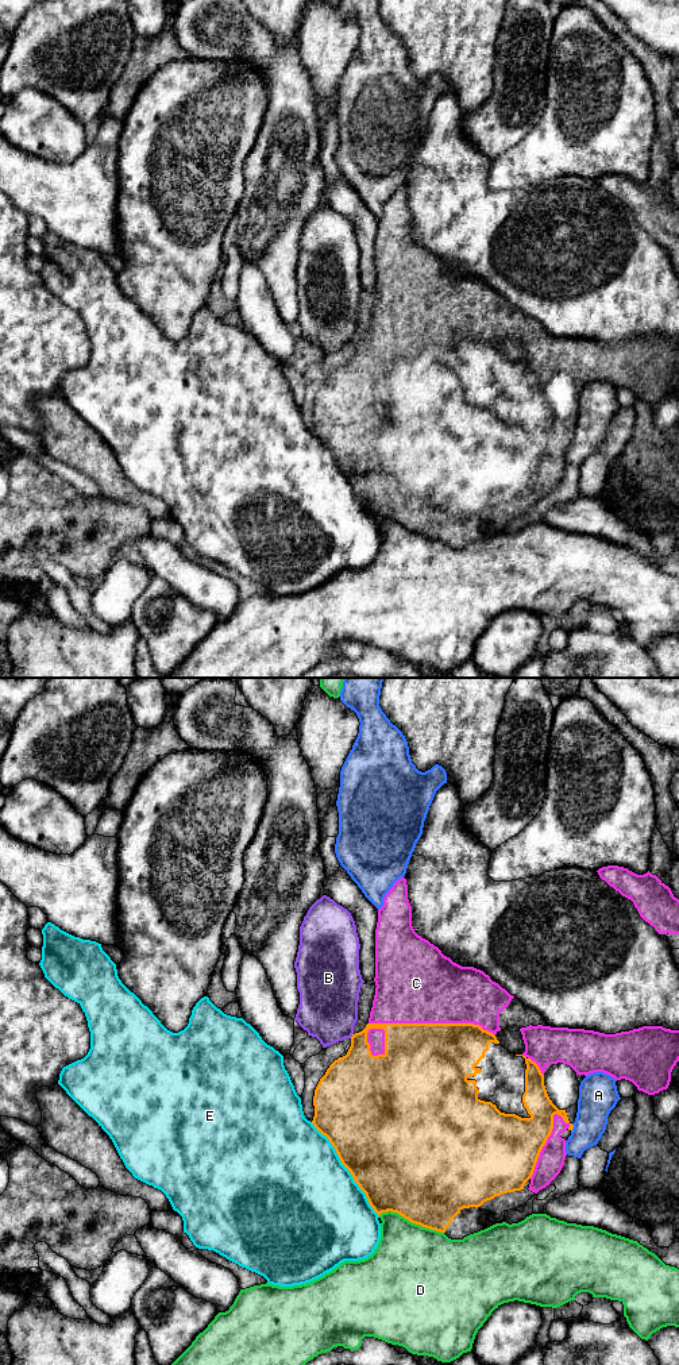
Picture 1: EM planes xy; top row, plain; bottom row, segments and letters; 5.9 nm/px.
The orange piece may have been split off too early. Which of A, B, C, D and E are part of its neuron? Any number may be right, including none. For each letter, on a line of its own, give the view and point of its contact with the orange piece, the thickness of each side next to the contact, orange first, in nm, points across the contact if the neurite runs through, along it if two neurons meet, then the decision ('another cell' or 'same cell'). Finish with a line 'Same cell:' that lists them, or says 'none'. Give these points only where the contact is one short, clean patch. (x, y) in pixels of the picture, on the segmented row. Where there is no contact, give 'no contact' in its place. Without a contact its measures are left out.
A: meets orange in xy at (573, 1128); 190 nm thick on the orange side, 240 nm on the other; another cell
B: meets orange in xy at (352, 1036); 300 nm thick on the orange side, 360 nm on the other; border along xy (352, 1033), (350, 1037); another cell
C: meets orange in xy at (432, 1024); 500 nm thick on the orange side, 460 nm on the other; same cell
D: meets orange in xy at (411, 1221); 500 nm thick on the orange side, 460 nm on the other; another cell
E: meets orange in xy at (347, 1168); 500 nm thick on the orange side, 500 nm on the other; another cell
Same cell: C

